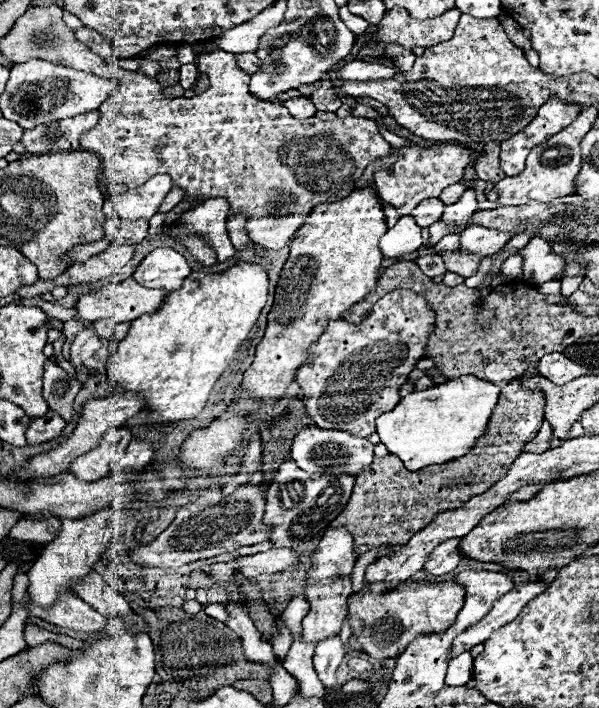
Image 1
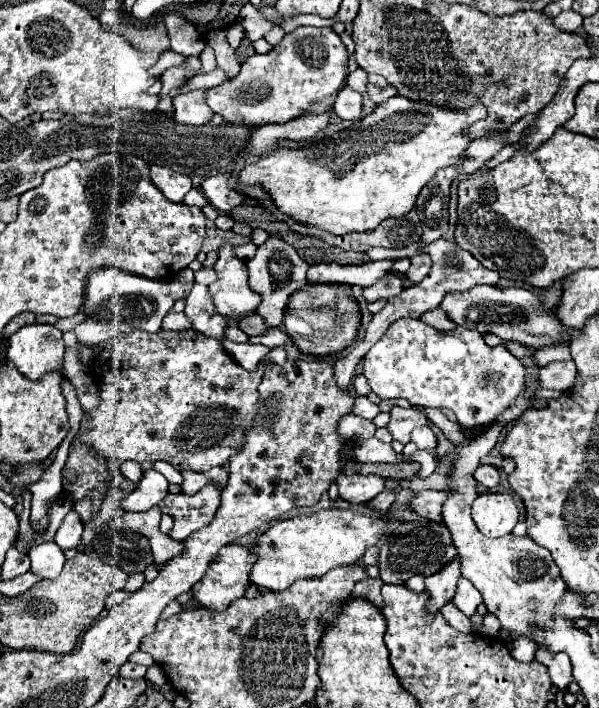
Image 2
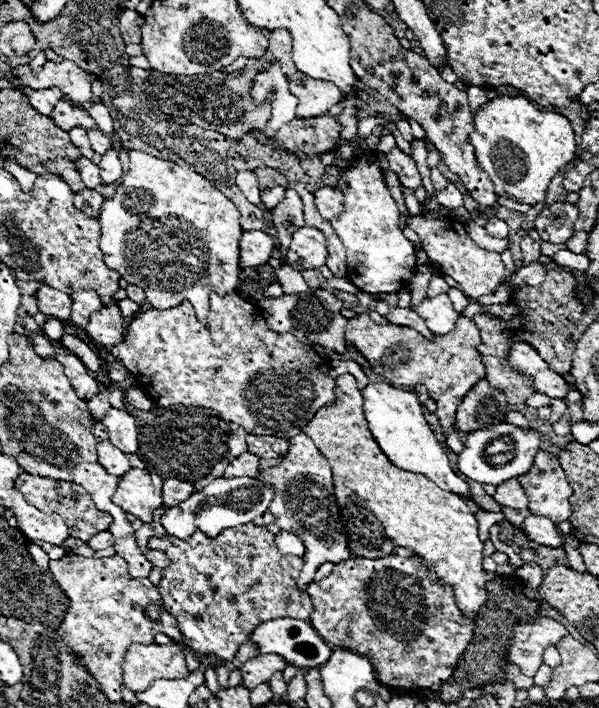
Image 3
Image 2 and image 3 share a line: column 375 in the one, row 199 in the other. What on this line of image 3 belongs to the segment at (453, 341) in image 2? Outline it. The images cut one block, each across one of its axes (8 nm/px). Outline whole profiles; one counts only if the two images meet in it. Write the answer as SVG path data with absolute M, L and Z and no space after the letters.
M376 154L358 156L354 166L344 170L336 188L344 192L346 210L344 216L332 220L332 228L346 248L348 280L368 294L390 294L402 290L416 272L416 250L396 226L398 204L386 190Z

